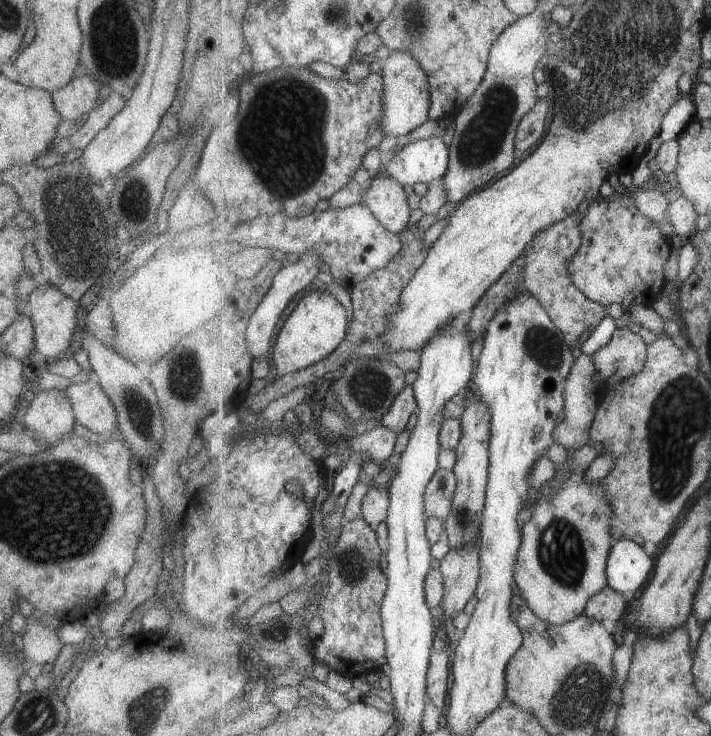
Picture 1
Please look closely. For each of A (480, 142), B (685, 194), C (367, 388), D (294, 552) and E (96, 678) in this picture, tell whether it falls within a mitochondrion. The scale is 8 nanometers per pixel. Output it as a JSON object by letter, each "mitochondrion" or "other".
{"A":"mitochondrion","B":"other","C":"mitochondrion","D":"other","E":"other"}

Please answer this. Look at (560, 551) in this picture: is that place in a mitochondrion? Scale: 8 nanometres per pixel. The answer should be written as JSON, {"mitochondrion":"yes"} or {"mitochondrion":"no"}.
{"mitochondrion":"yes"}

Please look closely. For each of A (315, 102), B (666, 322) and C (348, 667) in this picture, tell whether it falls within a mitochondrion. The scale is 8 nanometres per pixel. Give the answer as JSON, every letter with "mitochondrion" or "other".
{"A":"mitochondrion","B":"other","C":"other"}

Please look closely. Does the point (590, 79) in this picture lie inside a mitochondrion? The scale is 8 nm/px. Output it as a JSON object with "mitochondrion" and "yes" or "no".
{"mitochondrion":"yes"}

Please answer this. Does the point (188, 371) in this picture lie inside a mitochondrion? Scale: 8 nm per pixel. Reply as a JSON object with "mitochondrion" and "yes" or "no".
{"mitochondrion":"yes"}

